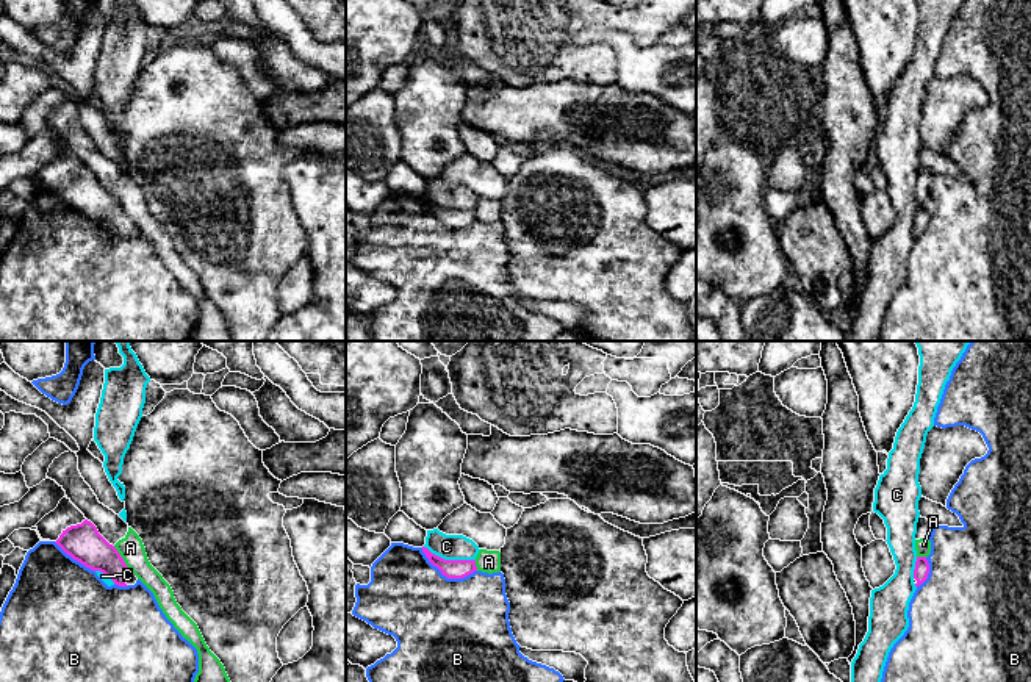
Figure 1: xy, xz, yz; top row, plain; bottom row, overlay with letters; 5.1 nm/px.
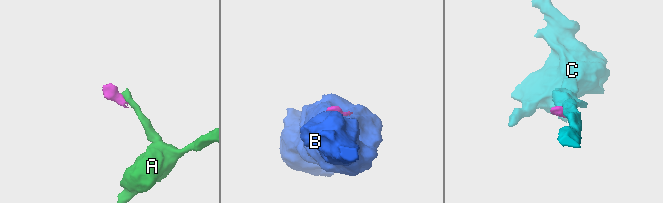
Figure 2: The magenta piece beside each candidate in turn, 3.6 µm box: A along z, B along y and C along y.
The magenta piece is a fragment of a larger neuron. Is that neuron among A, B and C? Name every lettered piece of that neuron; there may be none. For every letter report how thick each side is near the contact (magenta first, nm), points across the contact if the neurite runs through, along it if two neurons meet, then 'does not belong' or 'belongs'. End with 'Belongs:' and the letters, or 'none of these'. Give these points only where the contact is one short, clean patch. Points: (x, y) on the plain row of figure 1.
A: 190 nm thick on the magenta side, 130 nm on the other; border along xy (113, 196), (135, 224); does not belong
B: 100 nm thick on the magenta side, 480 nm on the other; does not belong
C: 100 nm thick on the magenta side, 130 nm on the other; border along xz (423, 196), (445, 208), (474, 210); does not belong
Belongs: none of these

